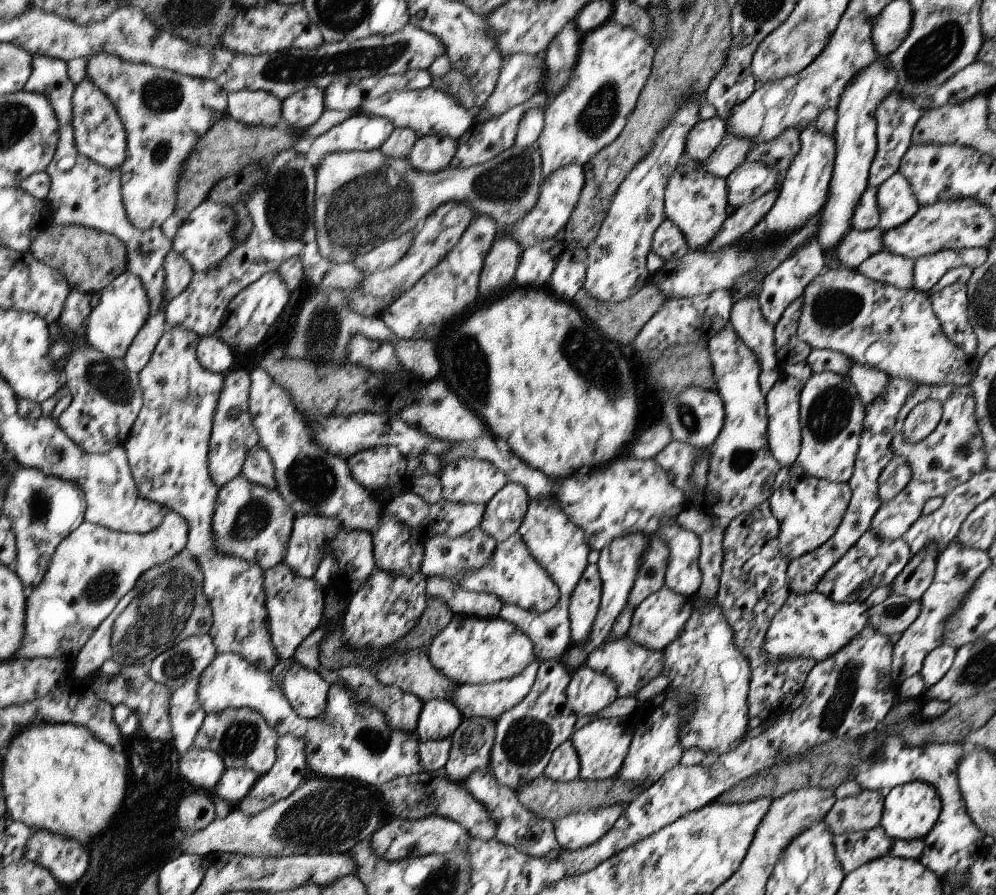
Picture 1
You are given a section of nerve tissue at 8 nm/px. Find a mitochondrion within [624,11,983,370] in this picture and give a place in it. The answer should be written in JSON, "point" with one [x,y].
{"point":[934,55]}

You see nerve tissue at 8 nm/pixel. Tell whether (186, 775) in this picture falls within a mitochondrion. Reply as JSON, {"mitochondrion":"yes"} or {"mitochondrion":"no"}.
{"mitochondrion":"no"}

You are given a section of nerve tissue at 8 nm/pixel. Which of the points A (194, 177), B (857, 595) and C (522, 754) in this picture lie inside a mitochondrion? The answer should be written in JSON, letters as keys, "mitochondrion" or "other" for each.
{"A":"other","B":"other","C":"mitochondrion"}

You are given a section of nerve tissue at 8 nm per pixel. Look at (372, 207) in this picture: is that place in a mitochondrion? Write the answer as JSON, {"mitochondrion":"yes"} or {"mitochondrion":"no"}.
{"mitochondrion":"yes"}

